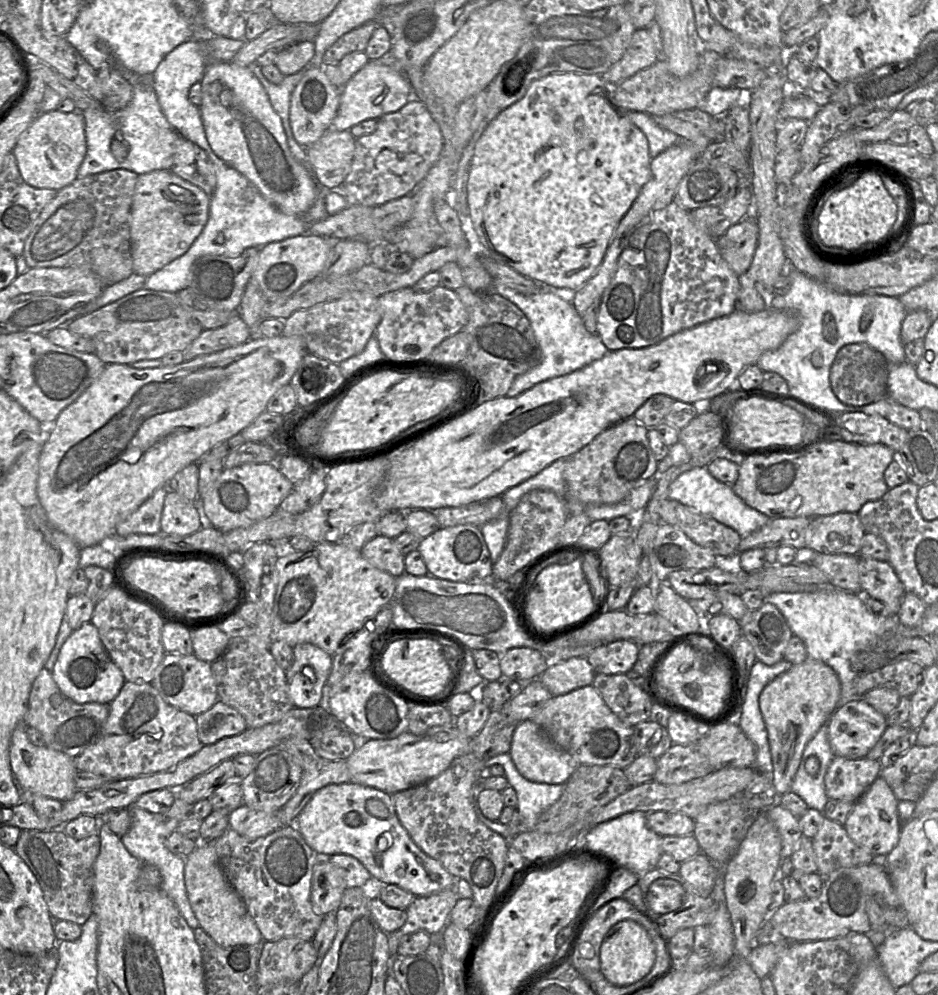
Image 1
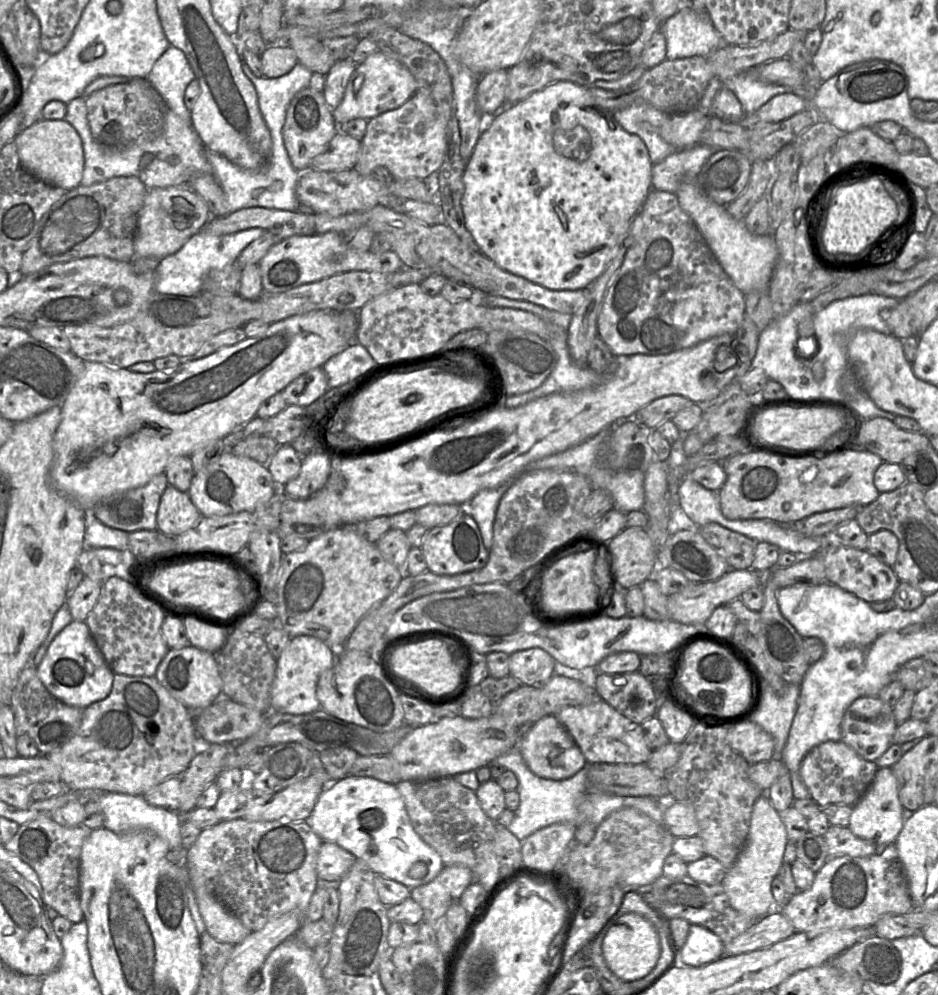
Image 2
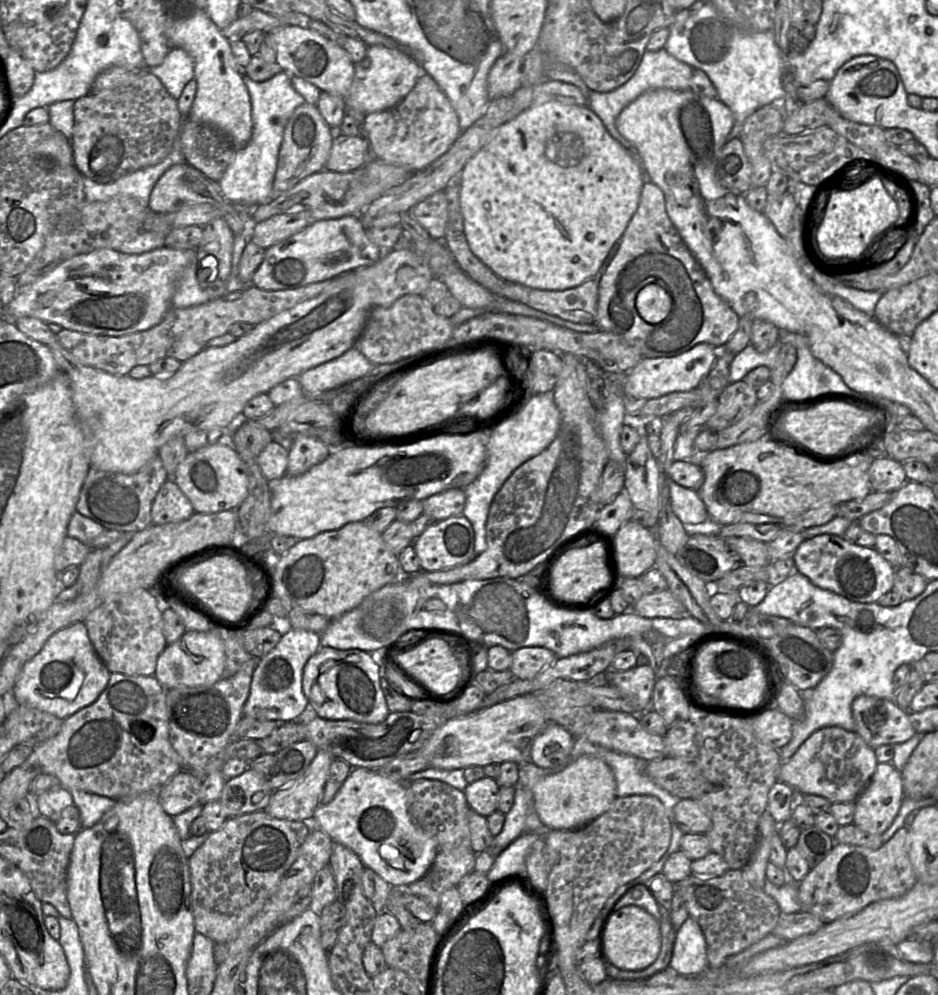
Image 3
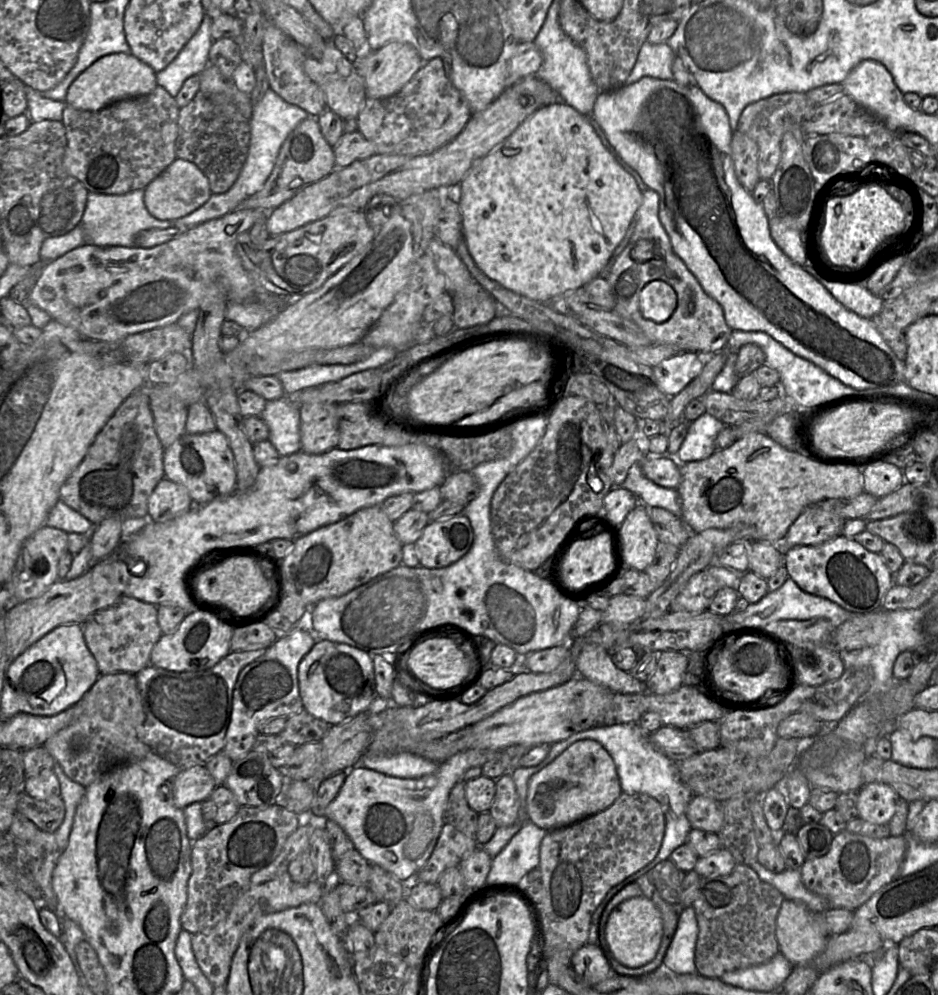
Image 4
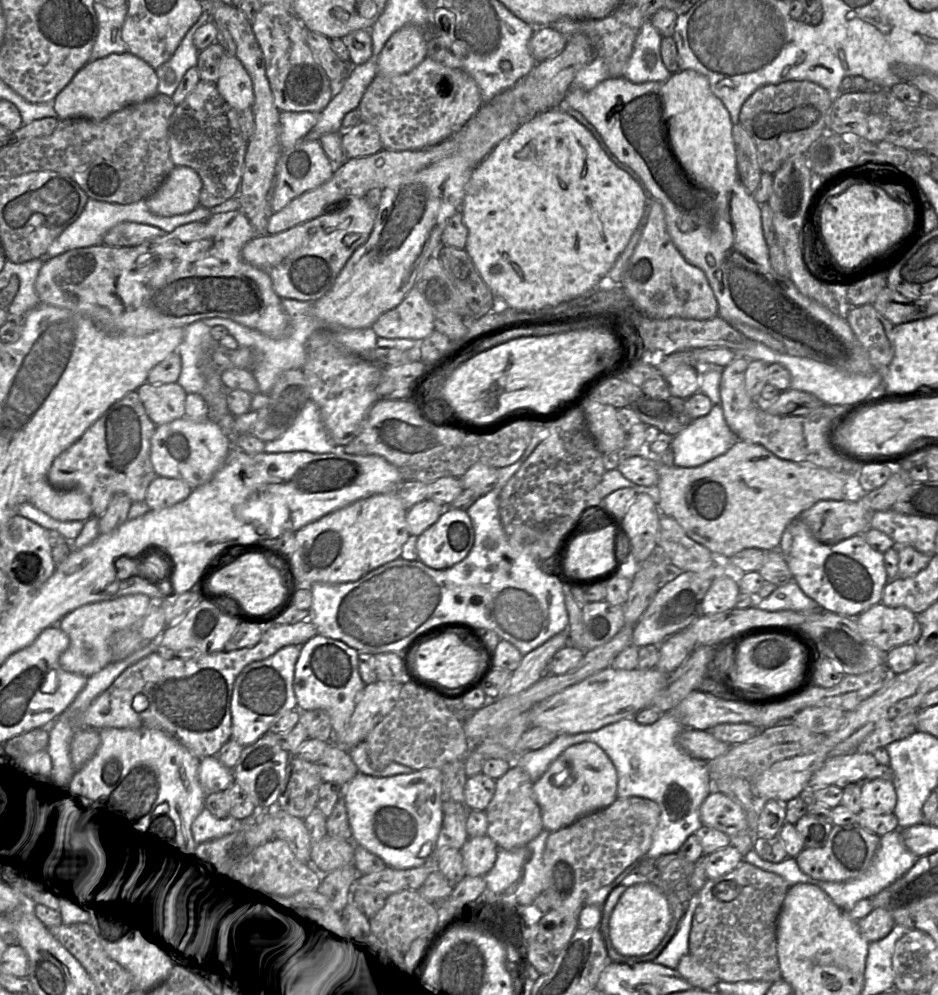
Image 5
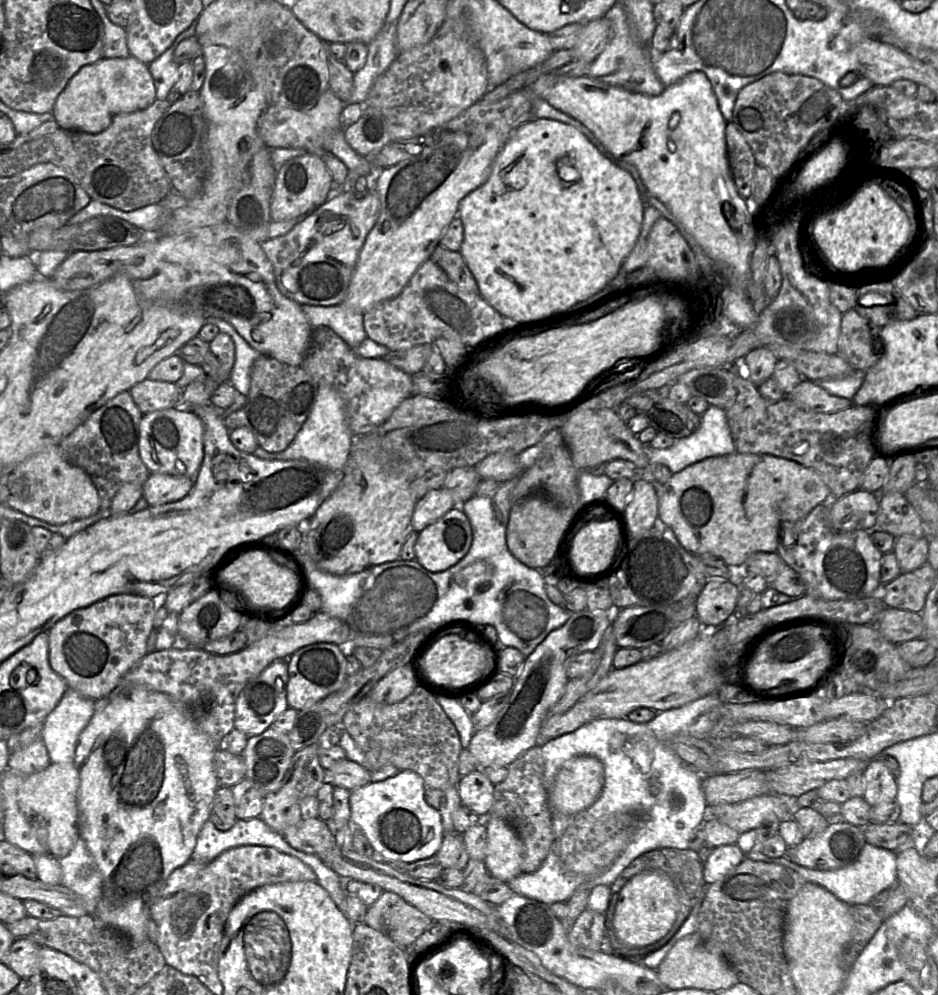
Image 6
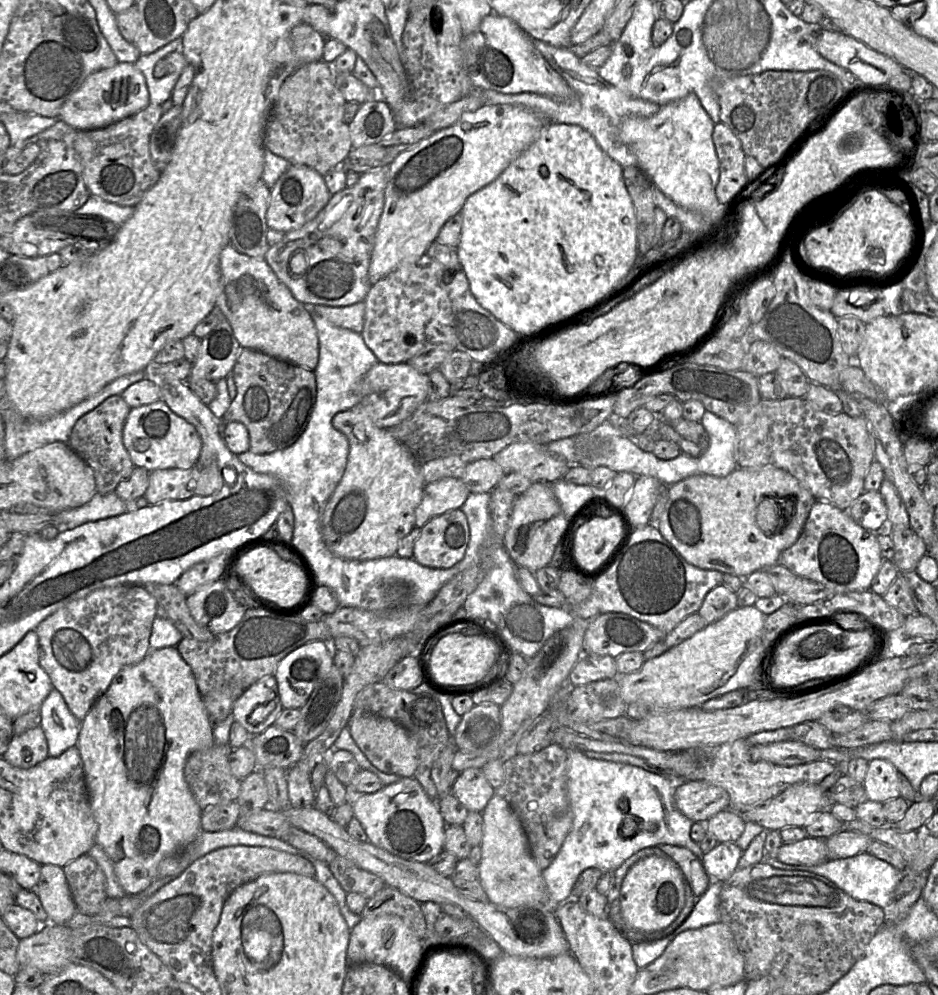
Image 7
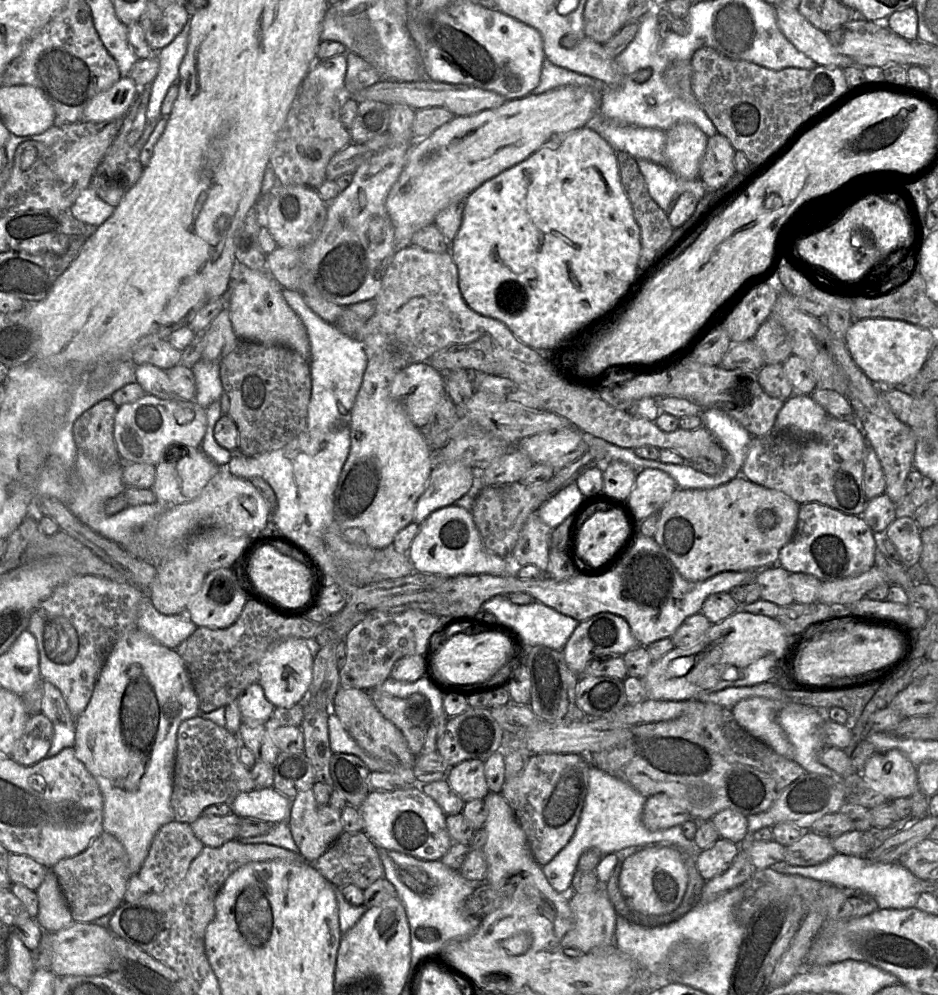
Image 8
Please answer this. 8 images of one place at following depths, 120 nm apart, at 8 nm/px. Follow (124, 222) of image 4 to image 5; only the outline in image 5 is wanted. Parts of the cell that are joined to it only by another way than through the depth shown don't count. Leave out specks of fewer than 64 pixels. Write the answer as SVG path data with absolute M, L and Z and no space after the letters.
M89 198L79 217L62 231L62 233L51 243L46 253L39 259L47 261L72 249L102 244L103 237L107 231L121 222L128 221L148 224L158 227L167 233L174 231L177 227L183 226L185 224L207 220L210 216L210 209L204 208L202 206L198 206L191 212L185 214L165 217L153 214L149 210L145 200L140 200L130 204L118 204Z

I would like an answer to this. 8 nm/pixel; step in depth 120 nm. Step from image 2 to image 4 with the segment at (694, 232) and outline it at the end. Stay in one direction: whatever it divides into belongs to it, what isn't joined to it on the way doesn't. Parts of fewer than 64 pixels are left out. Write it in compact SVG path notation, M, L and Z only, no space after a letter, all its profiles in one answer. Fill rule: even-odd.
M647 188L642 194L642 202L633 218L625 237L615 249L615 261L611 267L607 282L615 299L617 313L635 322L649 338L653 345L670 345L678 348L679 352L697 352L707 357L726 349L732 329L727 325L721 305L709 296L694 274L688 269L682 259L674 252L671 241L659 219L659 195ZM660 280L673 288L677 296L677 305L668 320L655 323L644 318L639 308L639 296L643 287L649 282Z

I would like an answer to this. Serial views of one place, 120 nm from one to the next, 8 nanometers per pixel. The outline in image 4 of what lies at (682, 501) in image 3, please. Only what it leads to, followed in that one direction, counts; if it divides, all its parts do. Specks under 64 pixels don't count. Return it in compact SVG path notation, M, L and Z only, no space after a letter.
M640 462L632 465L620 487L633 492L646 507L664 508L676 516L681 516L681 502L677 490L659 486L645 477Z

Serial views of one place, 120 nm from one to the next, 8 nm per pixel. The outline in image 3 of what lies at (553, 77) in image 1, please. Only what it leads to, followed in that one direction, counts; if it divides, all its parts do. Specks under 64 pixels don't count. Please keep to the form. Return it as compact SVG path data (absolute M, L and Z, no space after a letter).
M548 101L529 108L512 120L501 125L486 144L463 167L458 176L459 204L463 217L463 228L473 254L498 277L507 282L521 284L540 290L561 291L598 278L605 259L616 246L634 215L643 187L643 168L606 129L600 118L587 106Z

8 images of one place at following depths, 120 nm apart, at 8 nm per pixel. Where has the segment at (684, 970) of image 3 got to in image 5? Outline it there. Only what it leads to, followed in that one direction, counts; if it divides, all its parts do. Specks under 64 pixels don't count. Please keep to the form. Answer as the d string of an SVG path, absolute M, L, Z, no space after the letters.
M695 893L689 902L675 935L652 962L676 969L680 959L689 953L689 936L692 919L699 902L699 893Z

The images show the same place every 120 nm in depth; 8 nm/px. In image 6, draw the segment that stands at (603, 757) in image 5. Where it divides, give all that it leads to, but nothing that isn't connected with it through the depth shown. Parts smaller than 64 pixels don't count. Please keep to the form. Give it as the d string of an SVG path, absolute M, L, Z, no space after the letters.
M576 756L560 767L548 789L548 802L553 810L574 816L597 800L603 785L602 762L594 756Z

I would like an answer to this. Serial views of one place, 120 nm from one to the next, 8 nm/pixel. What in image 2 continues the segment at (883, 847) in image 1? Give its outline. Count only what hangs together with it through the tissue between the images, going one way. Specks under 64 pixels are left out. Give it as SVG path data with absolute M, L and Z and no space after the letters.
M879 767L864 795L852 807L848 828L854 835L876 844L889 845L895 842L904 824L904 807L899 800L898 782L892 768Z

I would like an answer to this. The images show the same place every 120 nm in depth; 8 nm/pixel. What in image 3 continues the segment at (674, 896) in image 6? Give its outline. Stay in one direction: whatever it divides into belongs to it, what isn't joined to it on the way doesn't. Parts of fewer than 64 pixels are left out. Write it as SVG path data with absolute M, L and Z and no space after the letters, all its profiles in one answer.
M629 905L613 912L604 932L601 953L606 961L621 970L640 971L649 967L661 950L659 923L646 910Z

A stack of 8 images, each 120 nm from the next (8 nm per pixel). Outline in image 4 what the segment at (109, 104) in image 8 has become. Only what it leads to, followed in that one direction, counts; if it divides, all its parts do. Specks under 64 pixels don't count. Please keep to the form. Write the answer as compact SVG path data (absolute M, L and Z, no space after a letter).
M131 53L108 54L83 71L70 85L65 104L81 110L96 111L122 99L152 92L157 86L153 69Z

